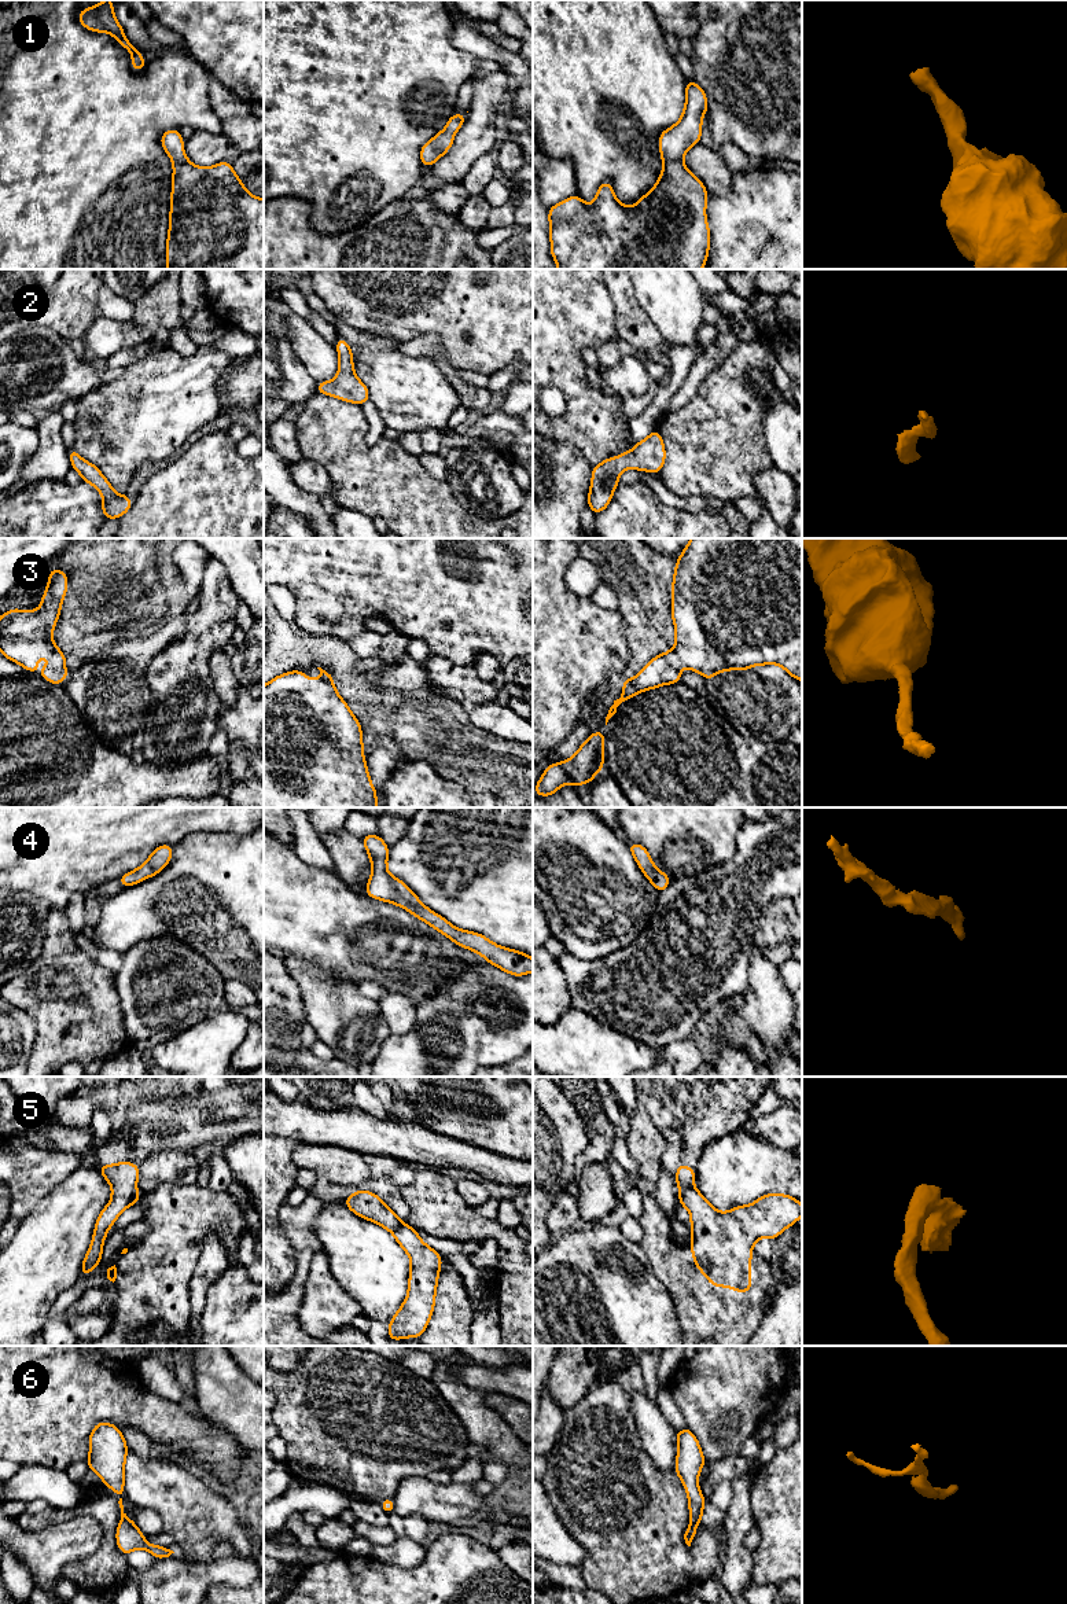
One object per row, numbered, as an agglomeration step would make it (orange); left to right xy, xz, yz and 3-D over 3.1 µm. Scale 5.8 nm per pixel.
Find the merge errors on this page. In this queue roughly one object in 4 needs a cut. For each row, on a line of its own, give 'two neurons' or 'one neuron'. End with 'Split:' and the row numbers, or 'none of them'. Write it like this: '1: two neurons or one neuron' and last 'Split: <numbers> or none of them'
1: one neuron
2: one neuron
3: one neuron
4: one neuron
5: two neurons
6: one neuron
Split: 5

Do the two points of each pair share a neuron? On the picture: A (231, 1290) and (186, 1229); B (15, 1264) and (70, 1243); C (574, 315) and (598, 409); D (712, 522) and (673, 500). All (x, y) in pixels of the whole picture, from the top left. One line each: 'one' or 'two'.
A: two
B: one
C: one
D: two

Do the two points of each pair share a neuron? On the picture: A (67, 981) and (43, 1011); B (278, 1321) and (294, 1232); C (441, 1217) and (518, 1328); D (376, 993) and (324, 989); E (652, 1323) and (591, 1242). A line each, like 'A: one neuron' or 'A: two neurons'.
A: one neuron
B: one neuron
C: one neuron
D: two neurons
E: one neuron

